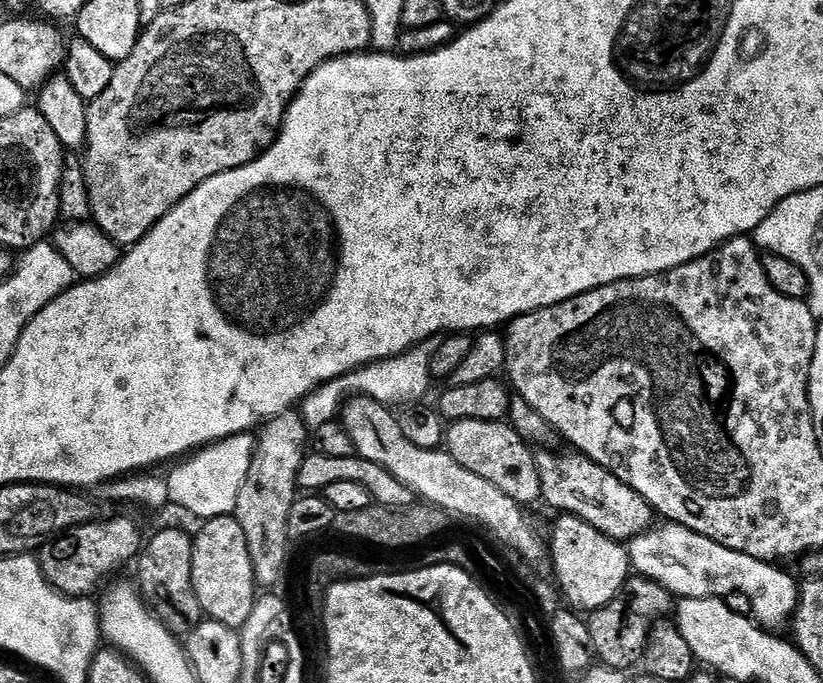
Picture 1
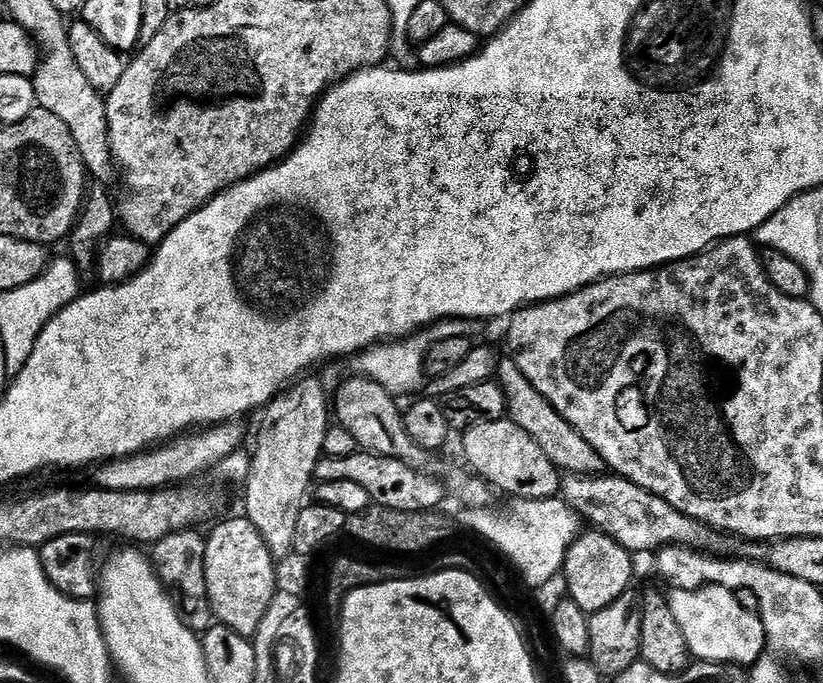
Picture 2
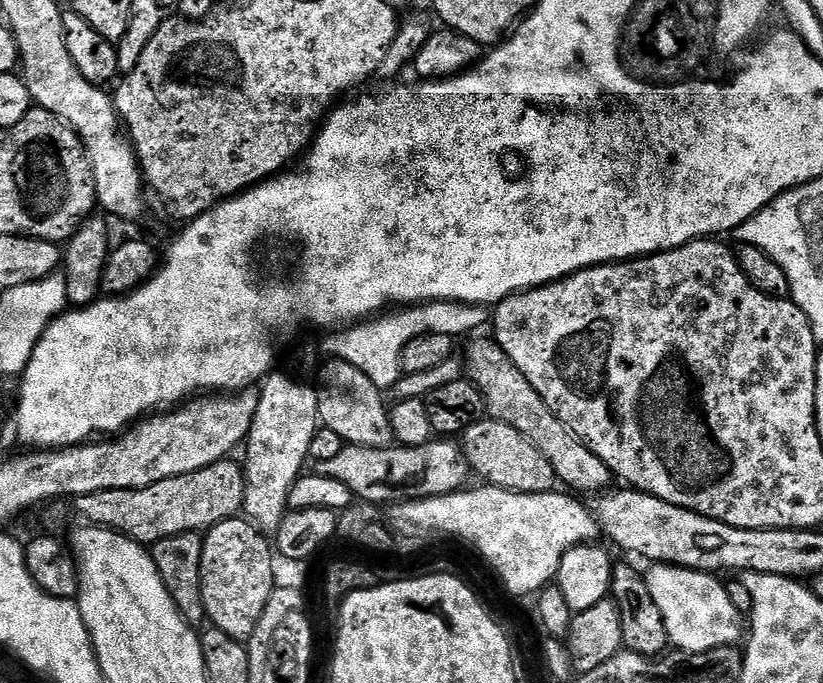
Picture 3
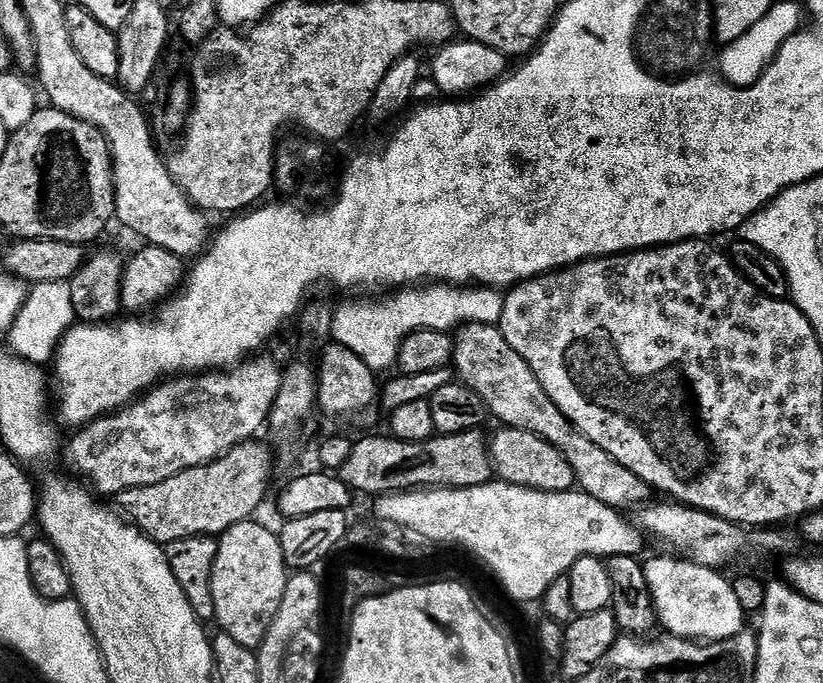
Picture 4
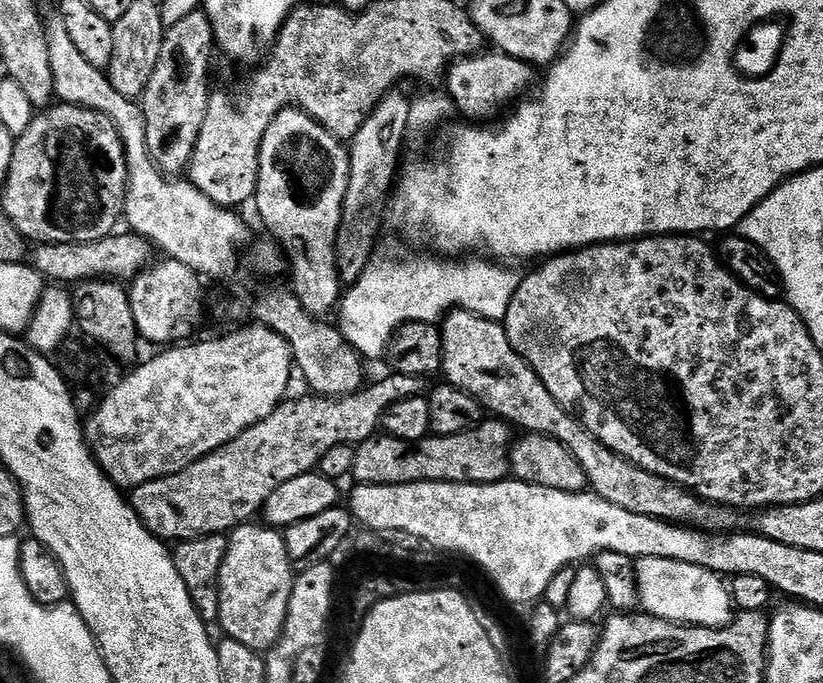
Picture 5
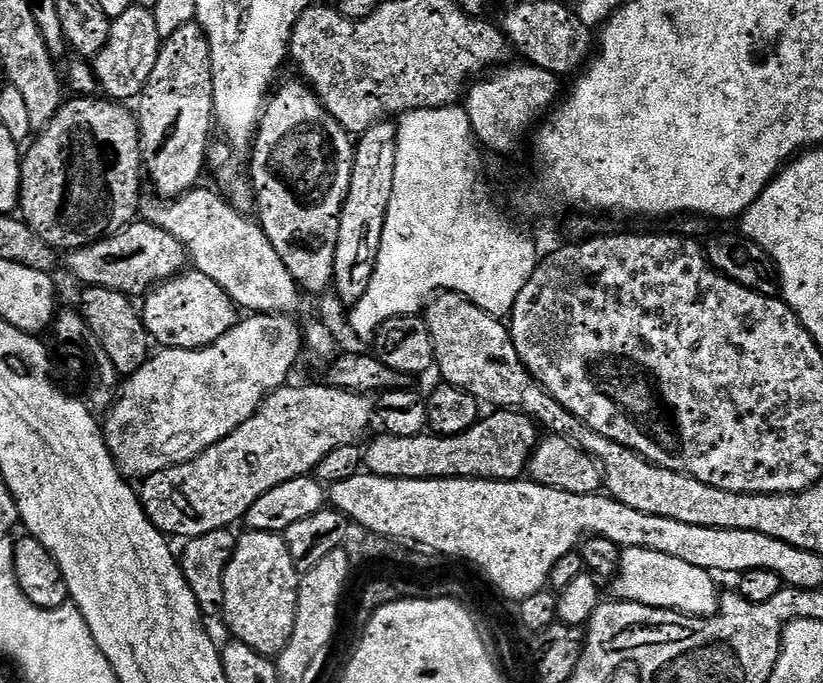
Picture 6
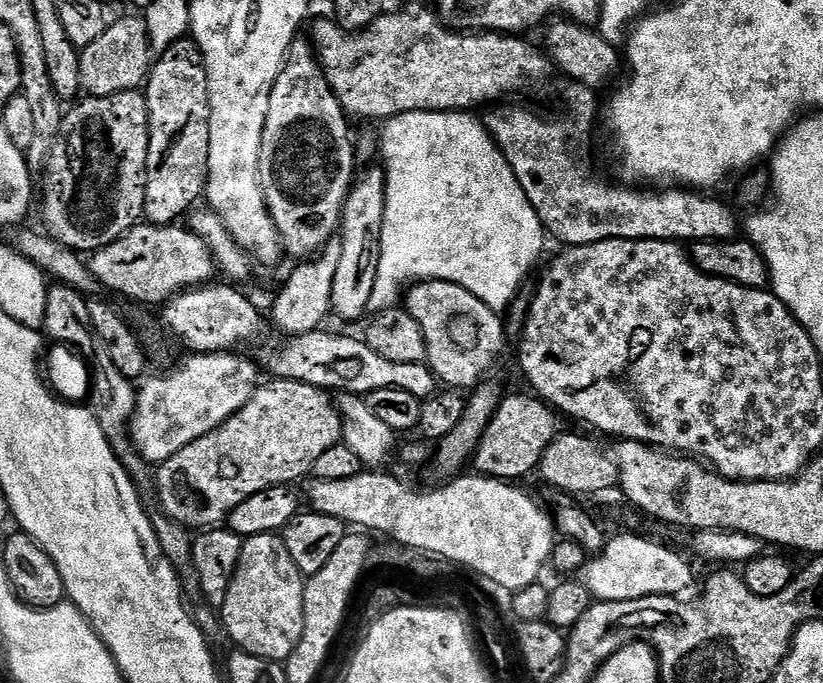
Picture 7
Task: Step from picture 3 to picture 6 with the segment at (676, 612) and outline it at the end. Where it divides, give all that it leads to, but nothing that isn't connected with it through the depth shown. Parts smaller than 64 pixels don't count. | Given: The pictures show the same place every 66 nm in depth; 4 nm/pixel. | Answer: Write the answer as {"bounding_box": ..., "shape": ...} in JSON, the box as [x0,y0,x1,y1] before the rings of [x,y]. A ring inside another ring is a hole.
{"bounding_box":[610,548,721,616],"shape":[[[625,548],[621,551],[620,567],[610,585],[616,600],[629,600],[635,604],[655,608],[669,608],[686,616],[713,616],[720,606],[721,593],[716,592],[716,584],[712,580],[715,580],[713,573],[698,566],[690,566],[690,562],[682,562],[682,558],[670,558],[670,554],[658,554],[645,548]]]}

